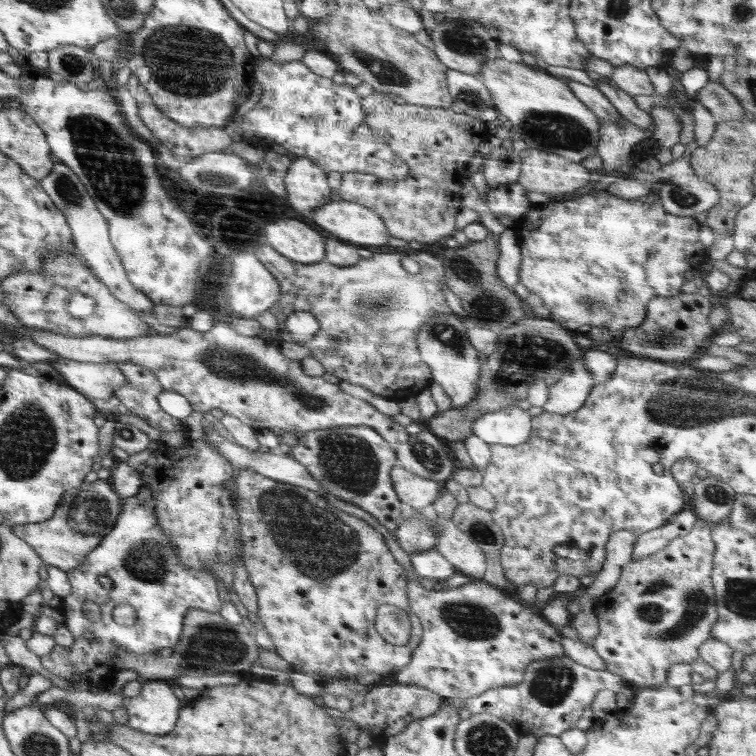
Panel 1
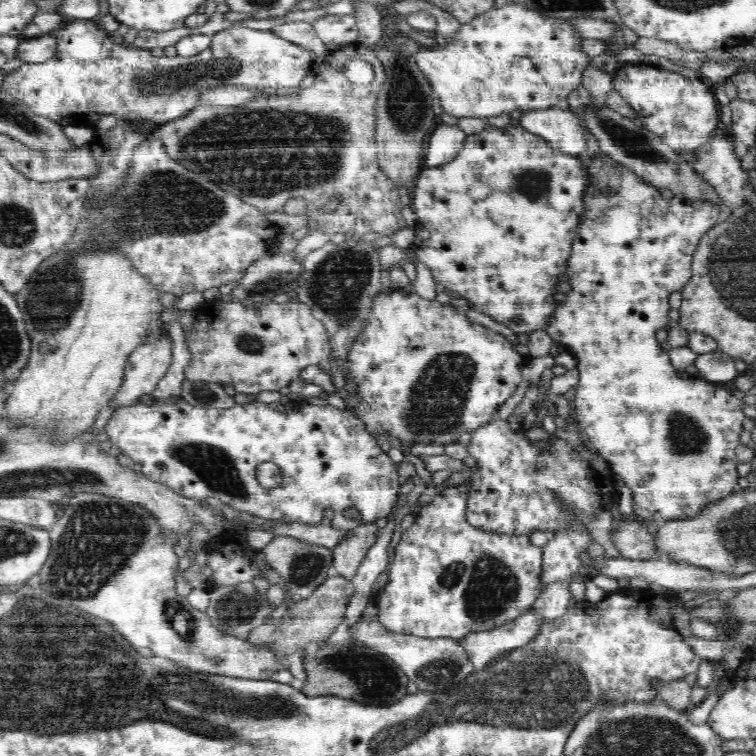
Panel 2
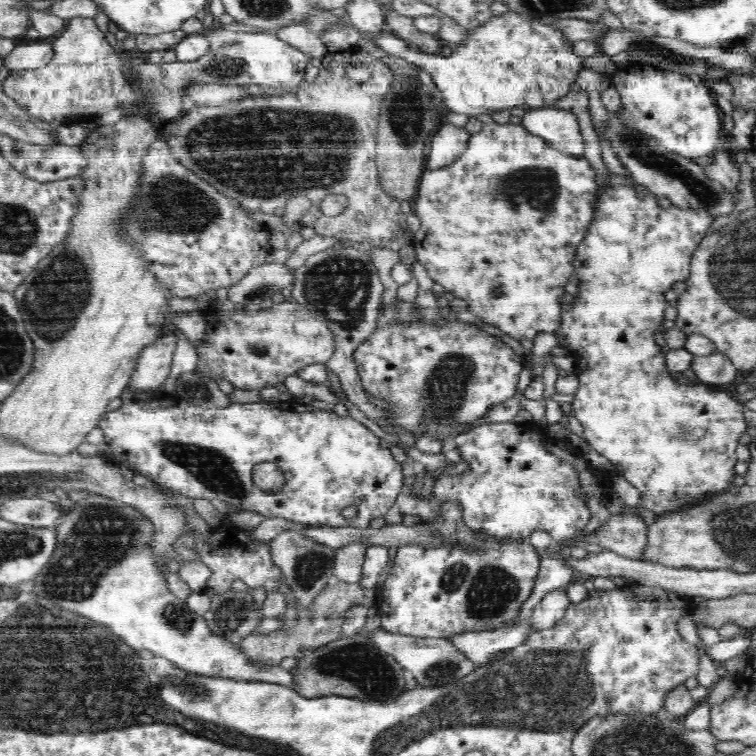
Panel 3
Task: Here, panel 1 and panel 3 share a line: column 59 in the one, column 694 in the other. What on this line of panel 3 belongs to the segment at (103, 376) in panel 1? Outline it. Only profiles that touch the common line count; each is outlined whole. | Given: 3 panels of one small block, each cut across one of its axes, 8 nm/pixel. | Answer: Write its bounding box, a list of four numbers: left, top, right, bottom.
[691,351,736,388]

